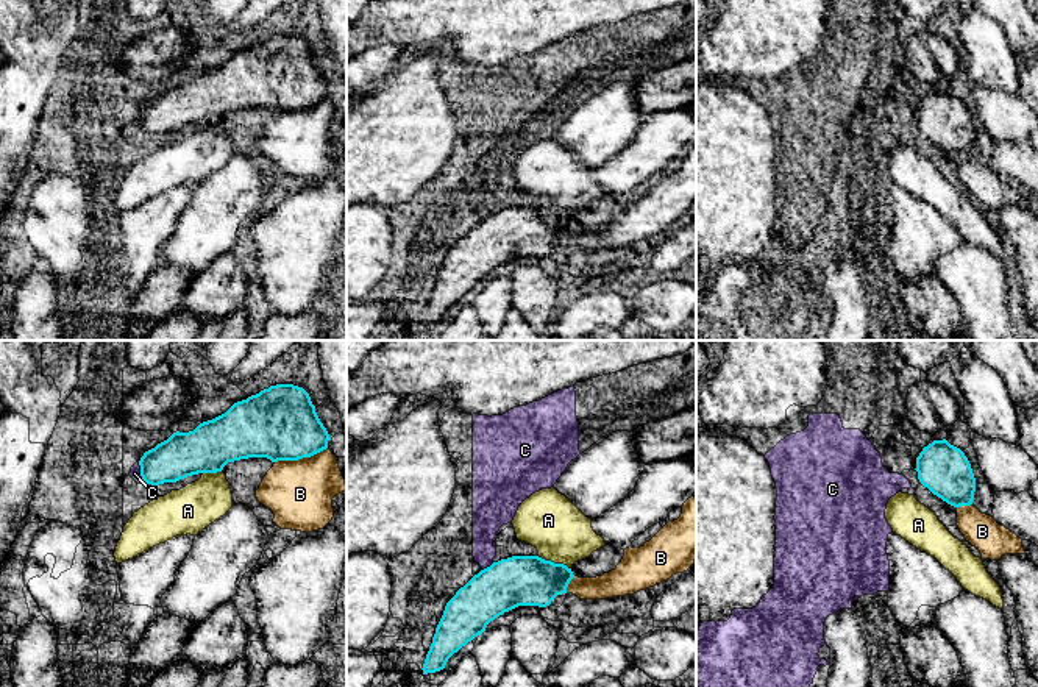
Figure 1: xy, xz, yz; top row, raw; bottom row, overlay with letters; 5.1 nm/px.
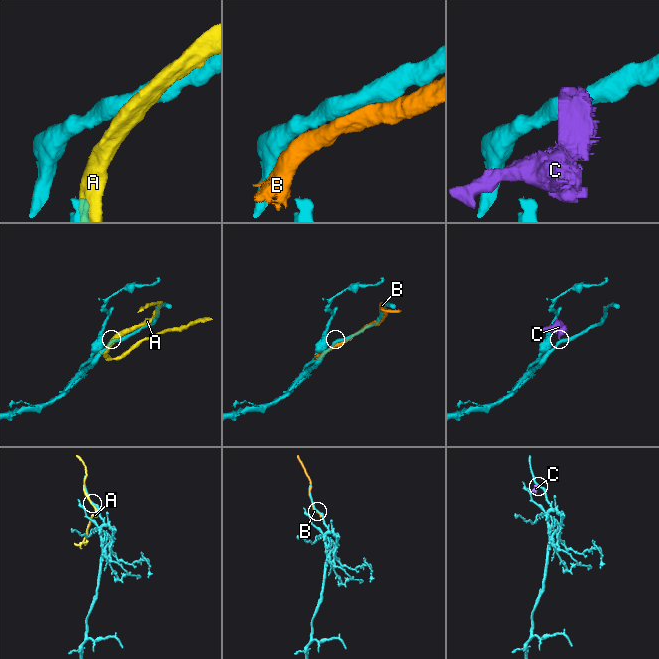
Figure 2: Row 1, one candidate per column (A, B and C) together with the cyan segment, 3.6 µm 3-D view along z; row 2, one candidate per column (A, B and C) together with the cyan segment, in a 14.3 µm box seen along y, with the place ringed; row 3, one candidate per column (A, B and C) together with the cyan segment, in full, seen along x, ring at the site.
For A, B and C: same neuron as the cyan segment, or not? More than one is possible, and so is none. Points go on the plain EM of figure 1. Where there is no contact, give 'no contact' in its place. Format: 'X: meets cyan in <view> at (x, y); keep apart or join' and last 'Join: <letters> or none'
A: meets cyan in xz at (553, 213); keep apart
B: meets cyan in xy at (300, 108); keep apart
C: meets cyan in xy at (141, 122); keep apart
Join: none

